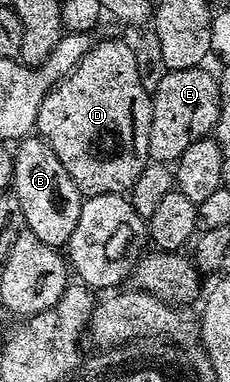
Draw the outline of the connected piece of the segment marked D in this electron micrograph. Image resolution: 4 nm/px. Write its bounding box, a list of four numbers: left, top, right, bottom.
[34,40,152,197]

